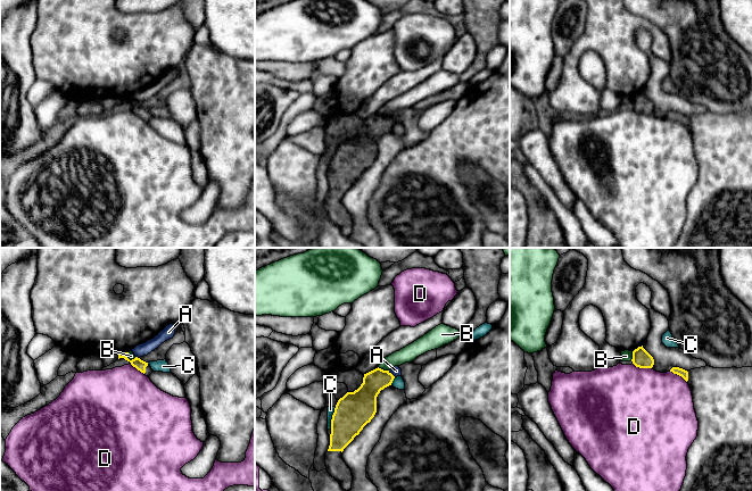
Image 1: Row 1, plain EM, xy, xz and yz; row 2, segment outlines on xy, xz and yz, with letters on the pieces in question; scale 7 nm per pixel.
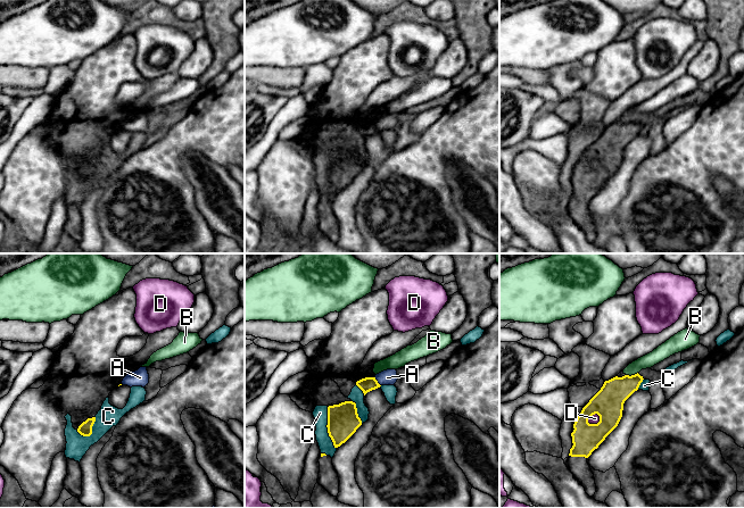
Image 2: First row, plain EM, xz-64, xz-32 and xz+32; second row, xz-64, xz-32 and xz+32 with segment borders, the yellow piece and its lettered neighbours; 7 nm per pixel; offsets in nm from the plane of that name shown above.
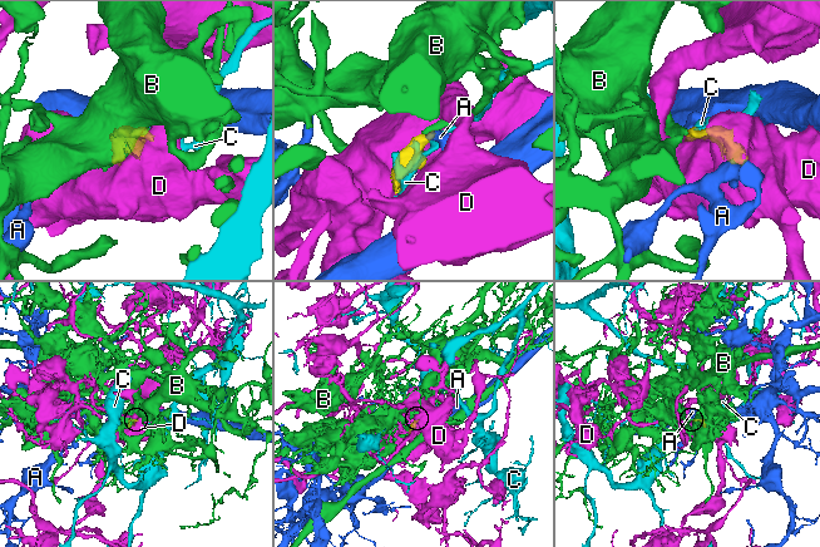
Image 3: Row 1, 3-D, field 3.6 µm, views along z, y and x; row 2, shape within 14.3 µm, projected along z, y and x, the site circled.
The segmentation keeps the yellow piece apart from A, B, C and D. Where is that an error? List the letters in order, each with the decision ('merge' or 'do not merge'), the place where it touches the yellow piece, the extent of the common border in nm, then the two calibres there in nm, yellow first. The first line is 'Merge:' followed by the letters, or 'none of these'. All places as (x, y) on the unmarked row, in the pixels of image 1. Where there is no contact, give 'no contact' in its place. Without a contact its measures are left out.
Merge: none of these
A: do not merge; contact xz (390, 118); length 70 nm; calibres 160 and 70 nm
B: do not merge; contact xz (382, 115); length 80 nm; calibres 180 and 110 nm
C: do not merge; contact xz (332, 164); length 170 nm; calibres 260 and 50 nm
D: do not merge; contact yz (642, 113); length 140 nm; calibres 130 and 500 nm

